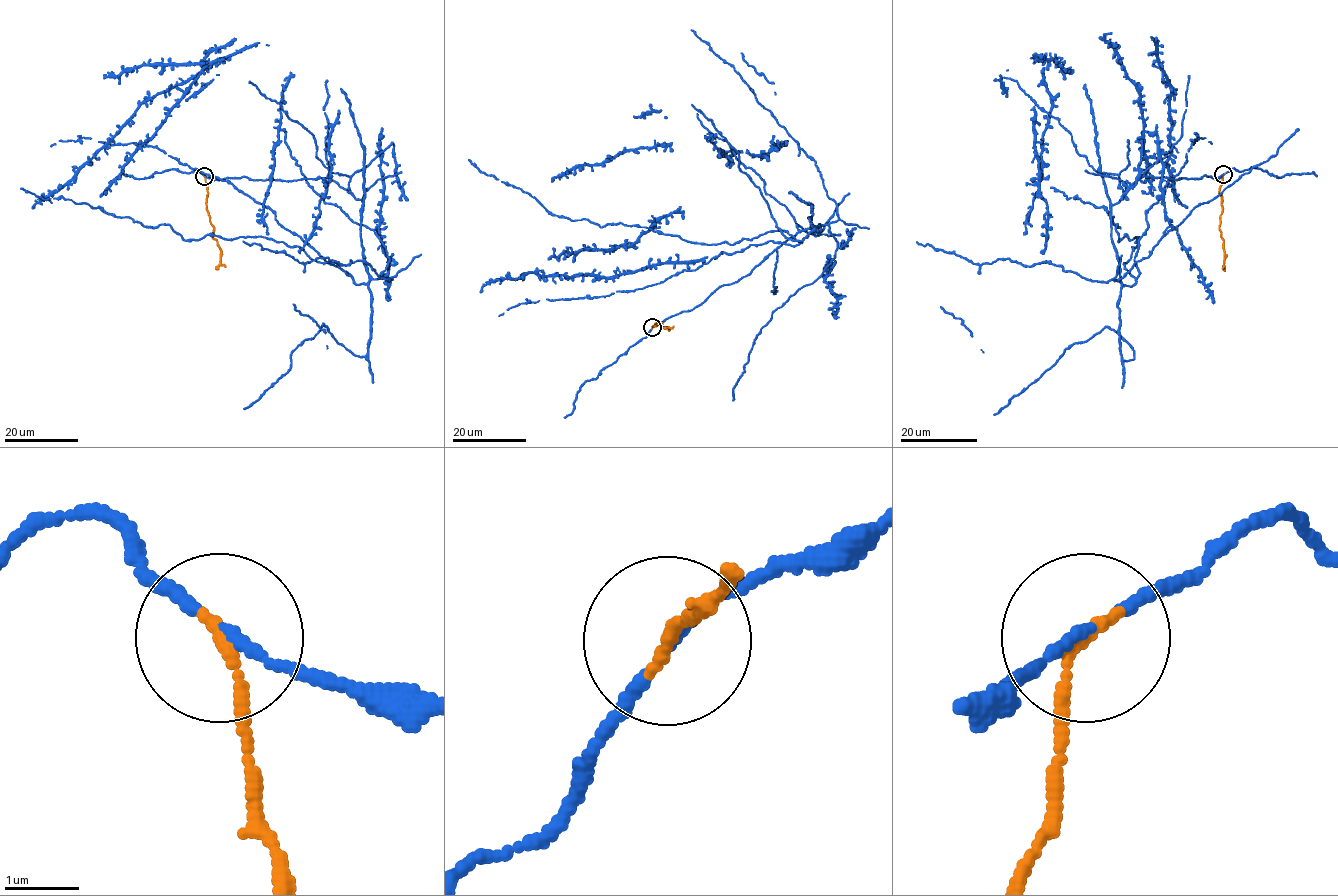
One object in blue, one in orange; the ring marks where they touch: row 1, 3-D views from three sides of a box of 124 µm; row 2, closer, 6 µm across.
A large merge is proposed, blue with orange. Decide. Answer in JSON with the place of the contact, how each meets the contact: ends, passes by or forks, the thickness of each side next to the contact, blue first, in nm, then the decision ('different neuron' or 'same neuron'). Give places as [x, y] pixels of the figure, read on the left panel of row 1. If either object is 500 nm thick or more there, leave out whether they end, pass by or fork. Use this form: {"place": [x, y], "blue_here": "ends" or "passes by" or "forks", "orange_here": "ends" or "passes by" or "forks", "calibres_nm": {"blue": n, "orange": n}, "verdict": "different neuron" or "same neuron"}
{"place": [204, 176], "blue_here": "passes by", "orange_here": "ends", "calibres_nm": {"blue": 120, "orange": 170}, "verdict": "different neuron"}

